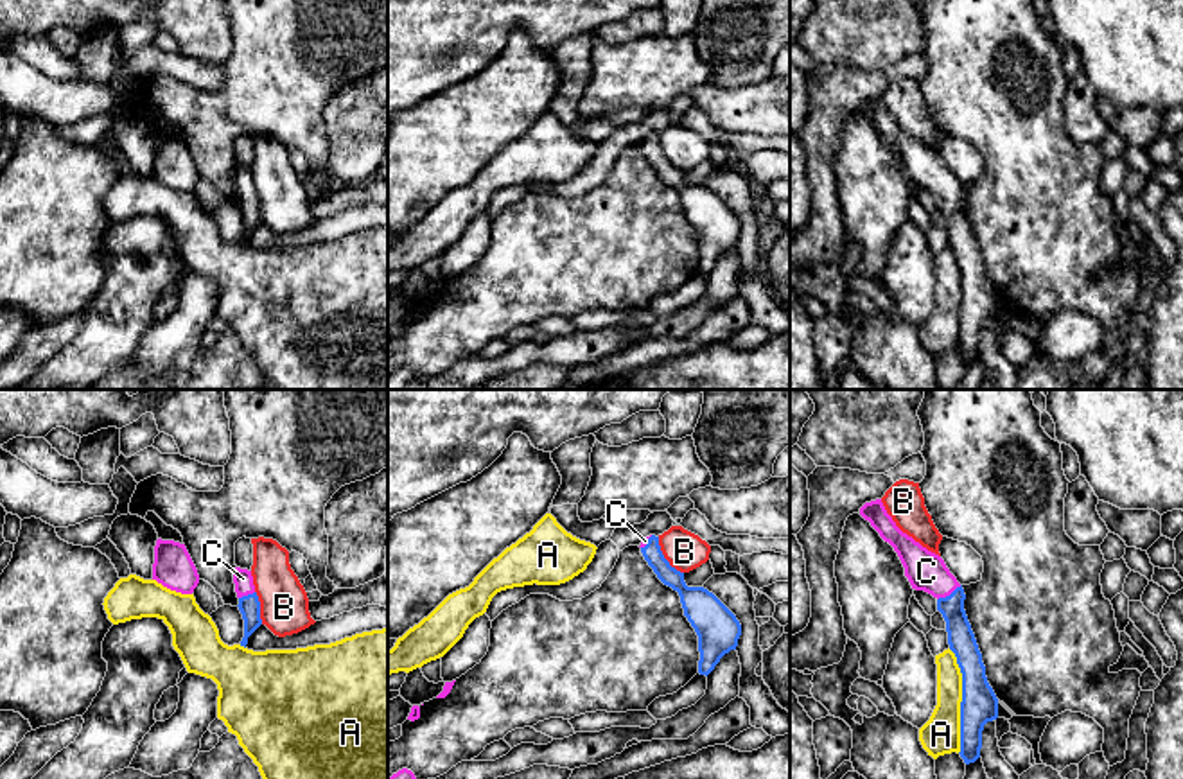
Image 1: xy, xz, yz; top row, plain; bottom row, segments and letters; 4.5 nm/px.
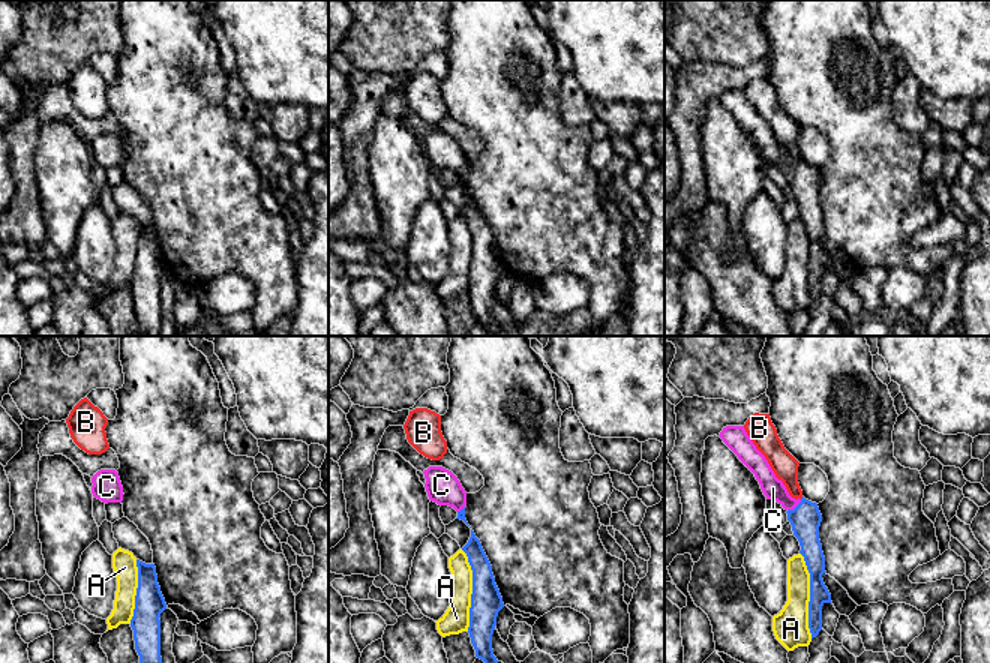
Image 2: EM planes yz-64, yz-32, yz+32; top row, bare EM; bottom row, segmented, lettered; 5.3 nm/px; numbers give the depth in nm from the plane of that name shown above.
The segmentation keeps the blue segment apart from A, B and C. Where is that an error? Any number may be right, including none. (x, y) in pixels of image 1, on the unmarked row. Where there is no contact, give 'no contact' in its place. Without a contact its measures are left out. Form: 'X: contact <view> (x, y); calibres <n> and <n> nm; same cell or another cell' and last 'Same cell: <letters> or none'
A: contact yz (963, 298); calibres 160 and 180 nm; another cell
B: contact xz (663, 155); calibres 130 and 170 nm; another cell
C: contact yz (950, 192); calibres 120 and 180 nm; same cell
Same cell: C

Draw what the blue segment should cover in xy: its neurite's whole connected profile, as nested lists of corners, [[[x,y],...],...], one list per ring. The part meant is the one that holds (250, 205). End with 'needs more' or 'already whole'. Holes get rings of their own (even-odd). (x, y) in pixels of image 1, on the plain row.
[[[235,165],[233,181],[239,196],[237,205],[244,217],[244,235],[241,239],[241,244],[246,246],[248,235],[262,223],[260,199],[255,190],[251,169]]] | needs more

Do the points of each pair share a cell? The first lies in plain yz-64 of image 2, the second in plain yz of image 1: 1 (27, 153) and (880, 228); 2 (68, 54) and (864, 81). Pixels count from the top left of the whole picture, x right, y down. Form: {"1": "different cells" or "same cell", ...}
{"1": "different cells", "2": "different cells"}

